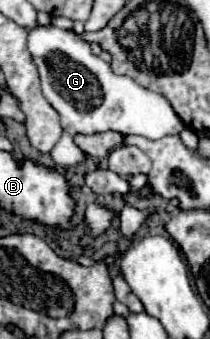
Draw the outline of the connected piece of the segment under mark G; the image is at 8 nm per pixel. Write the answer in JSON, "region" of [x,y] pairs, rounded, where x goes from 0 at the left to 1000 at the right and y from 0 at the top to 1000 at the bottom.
{"region":[[[257,71],[171,77],[133,100],[133,147],[181,195],[210,289],[267,319],[295,378],[343,401],[543,383],[581,401],[657,395],[705,413],[762,413],[886,378],[771,277],[657,254],[629,230],[543,218],[524,189],[438,159],[429,130],[352,88],[295,88]]]}

